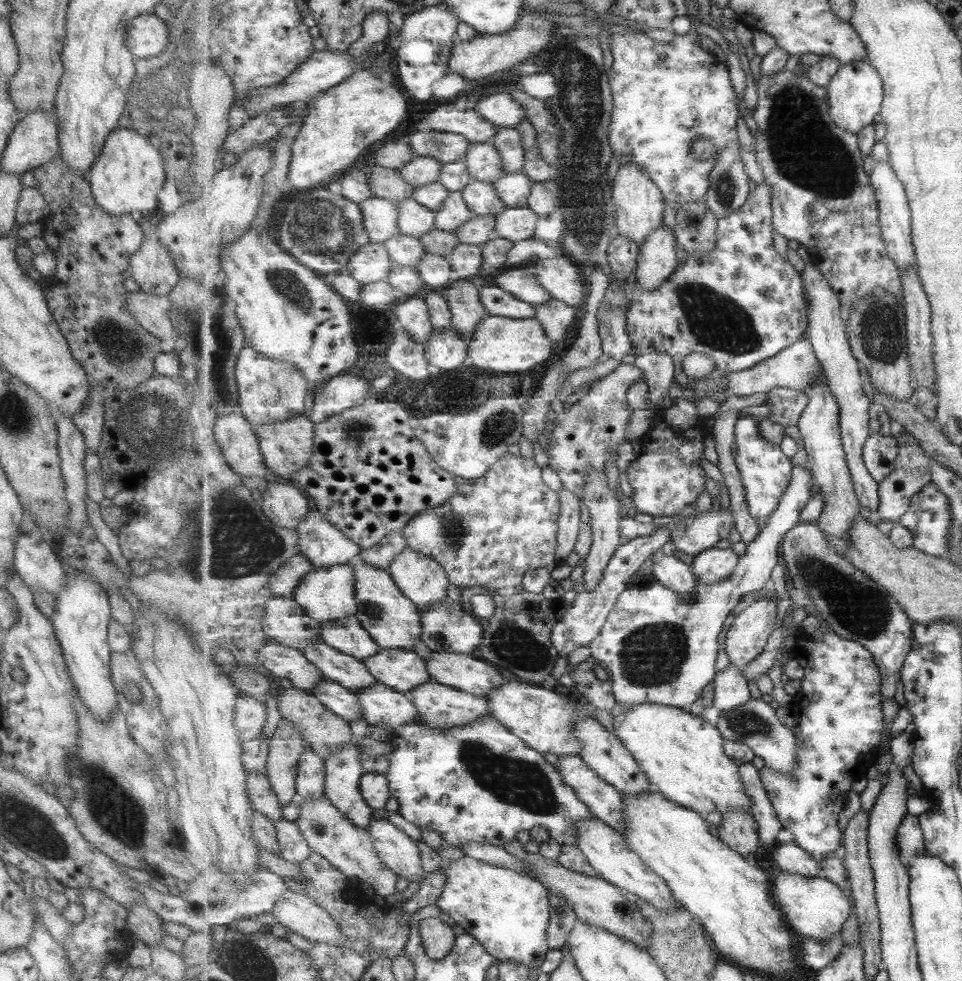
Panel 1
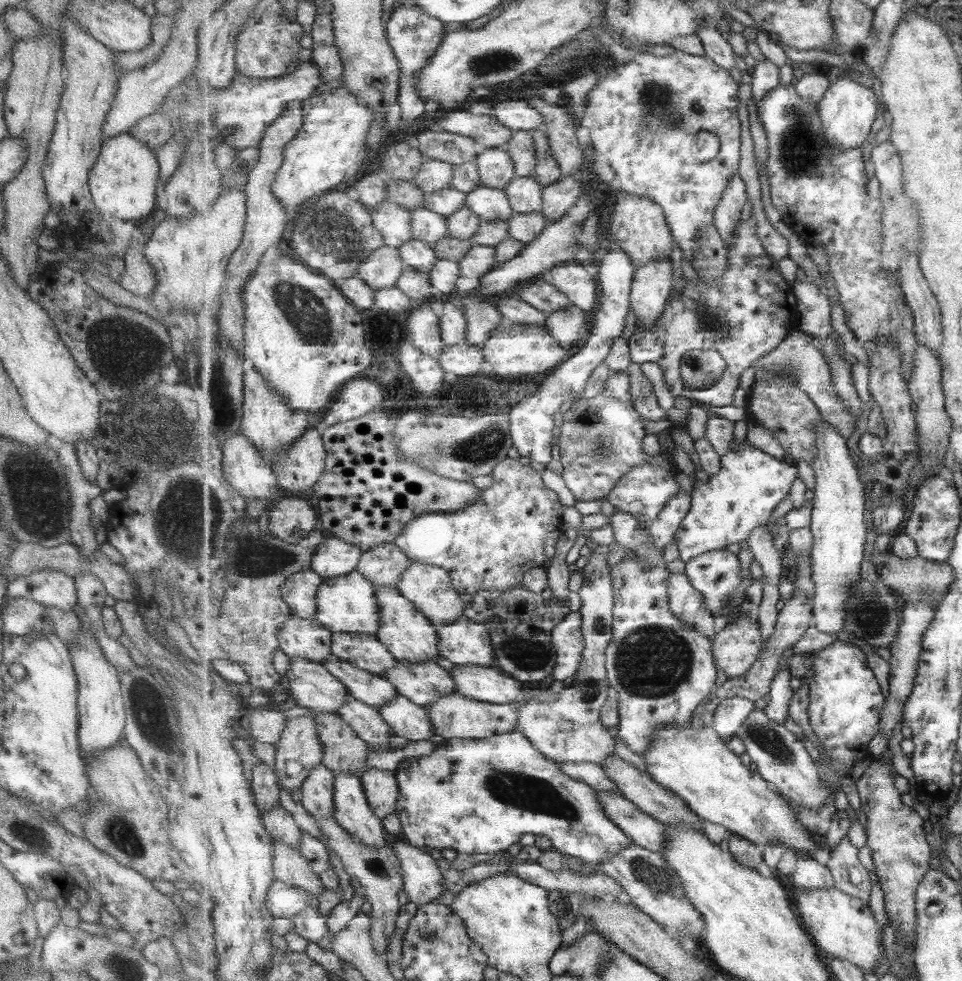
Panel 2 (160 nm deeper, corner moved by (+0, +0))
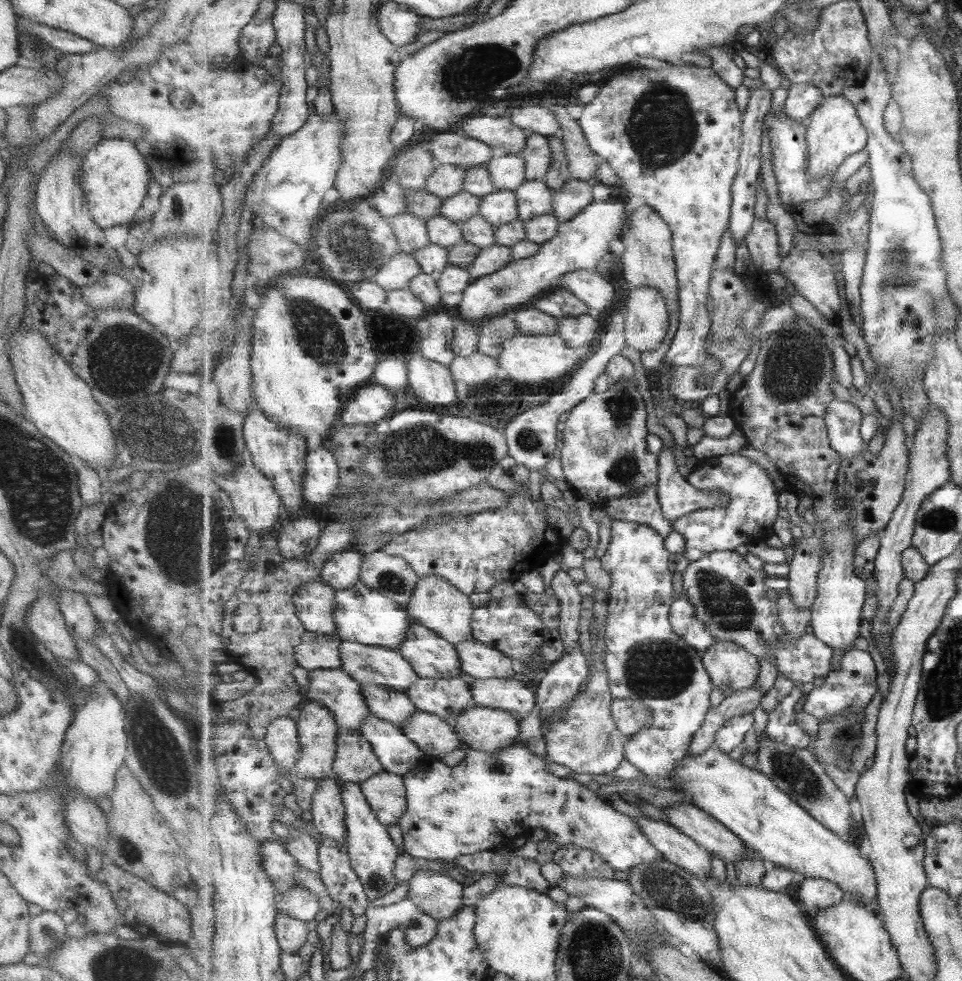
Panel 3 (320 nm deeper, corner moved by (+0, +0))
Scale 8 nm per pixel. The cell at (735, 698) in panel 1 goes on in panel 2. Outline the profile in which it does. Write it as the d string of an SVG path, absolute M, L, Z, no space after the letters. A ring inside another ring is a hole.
M742 696L723 701L715 715L713 728L725 742L731 742L755 709L755 702Z

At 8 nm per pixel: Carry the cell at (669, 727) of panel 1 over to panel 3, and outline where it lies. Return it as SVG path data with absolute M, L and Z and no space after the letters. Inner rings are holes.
M713 746L705 755L687 756L669 779L676 782L677 791L689 793L695 805L720 820L764 860L806 878L824 878L839 884L845 894L860 898L860 904L868 909L873 900L878 902L875 867L865 853L866 848L861 848L866 846L841 840L789 793L783 792L772 777L745 767Z

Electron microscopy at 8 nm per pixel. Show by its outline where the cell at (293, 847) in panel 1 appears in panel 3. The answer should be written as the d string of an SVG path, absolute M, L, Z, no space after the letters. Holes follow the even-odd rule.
M321 844L319 854L322 866L320 876L338 910L349 908L355 918L365 915L371 900L365 892L360 876L351 866L348 851L343 852L334 844L330 846Z

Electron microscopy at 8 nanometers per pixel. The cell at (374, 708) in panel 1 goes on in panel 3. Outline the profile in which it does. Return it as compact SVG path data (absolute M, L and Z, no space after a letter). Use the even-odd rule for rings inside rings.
M417 711L403 726L405 736L411 738L429 758L445 757L463 747L454 724L430 712Z

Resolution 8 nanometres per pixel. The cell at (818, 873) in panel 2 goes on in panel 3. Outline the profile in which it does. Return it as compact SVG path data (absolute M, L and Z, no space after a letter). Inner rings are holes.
M806 878L800 884L798 898L806 912L815 917L822 908L831 908L844 900L844 891L830 880L824 878Z

